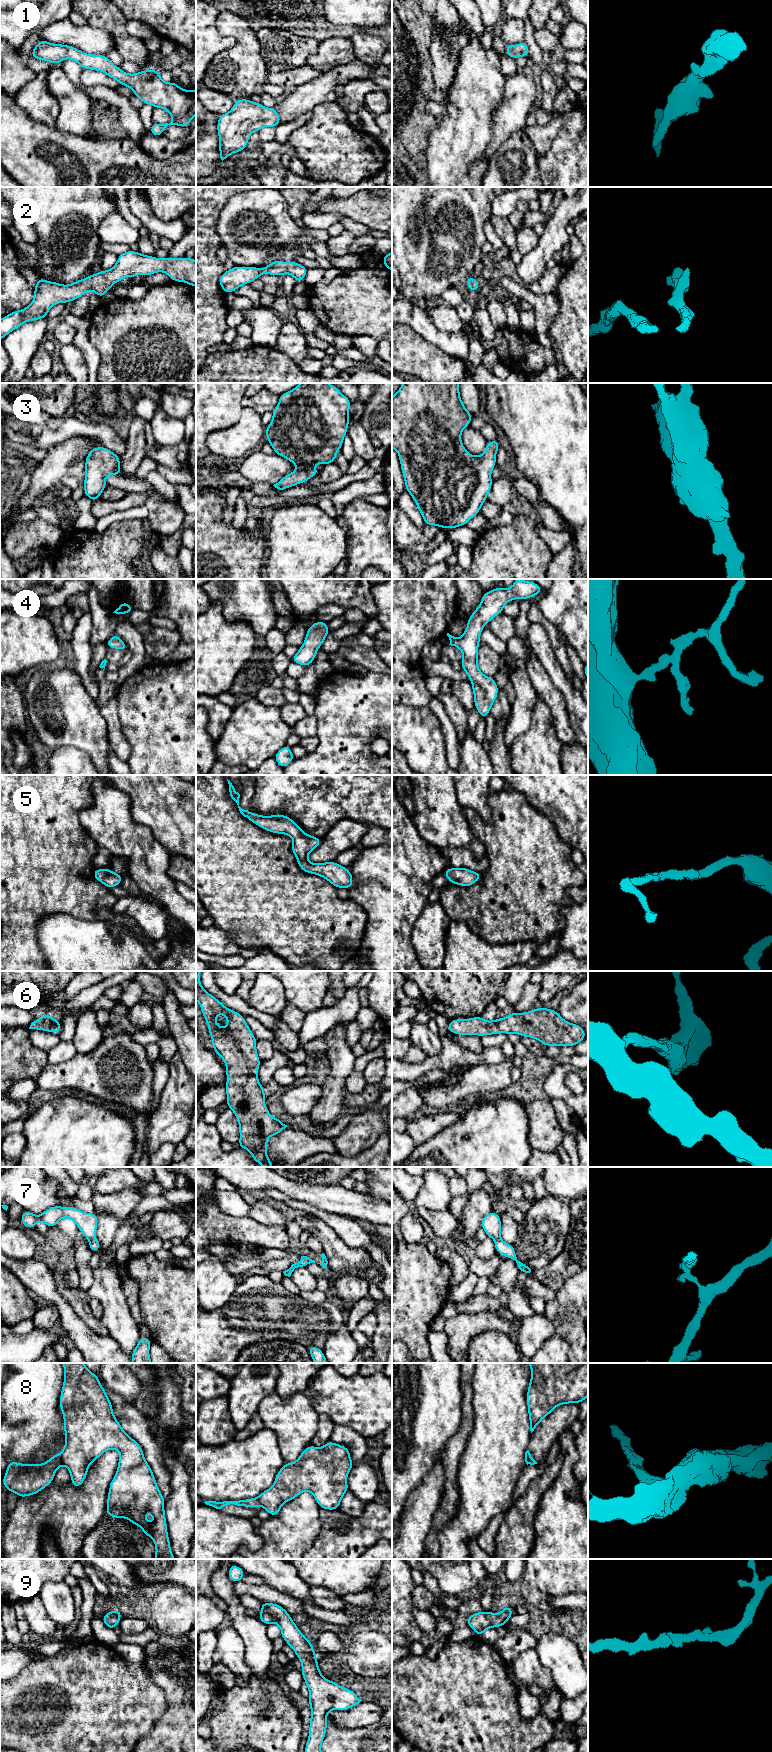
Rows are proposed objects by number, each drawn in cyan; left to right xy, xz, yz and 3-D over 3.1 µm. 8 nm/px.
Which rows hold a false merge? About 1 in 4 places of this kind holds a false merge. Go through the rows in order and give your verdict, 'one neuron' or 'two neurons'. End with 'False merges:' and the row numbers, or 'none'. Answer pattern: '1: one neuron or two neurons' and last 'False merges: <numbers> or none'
1: one neuron
2: one neuron
3: one neuron
4: one neuron
5: one neuron
6: one neuron
7: two neurons
8: two neurons
9: one neuron
False merges: 7, 8

